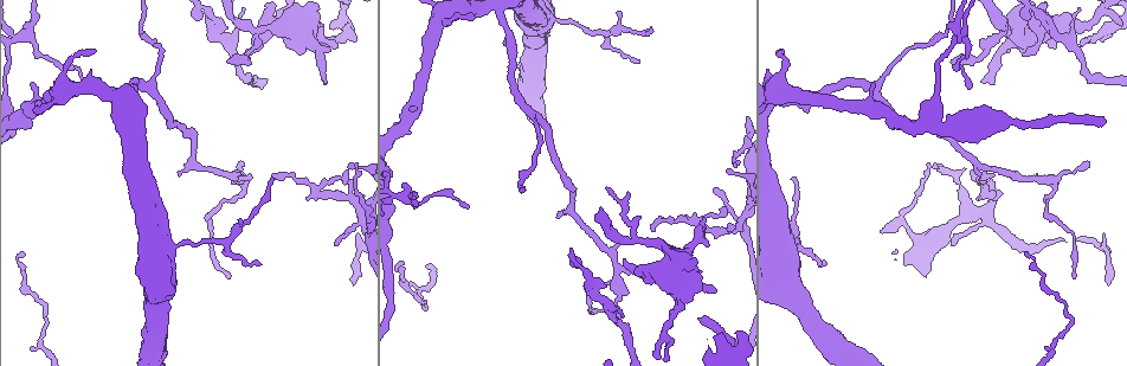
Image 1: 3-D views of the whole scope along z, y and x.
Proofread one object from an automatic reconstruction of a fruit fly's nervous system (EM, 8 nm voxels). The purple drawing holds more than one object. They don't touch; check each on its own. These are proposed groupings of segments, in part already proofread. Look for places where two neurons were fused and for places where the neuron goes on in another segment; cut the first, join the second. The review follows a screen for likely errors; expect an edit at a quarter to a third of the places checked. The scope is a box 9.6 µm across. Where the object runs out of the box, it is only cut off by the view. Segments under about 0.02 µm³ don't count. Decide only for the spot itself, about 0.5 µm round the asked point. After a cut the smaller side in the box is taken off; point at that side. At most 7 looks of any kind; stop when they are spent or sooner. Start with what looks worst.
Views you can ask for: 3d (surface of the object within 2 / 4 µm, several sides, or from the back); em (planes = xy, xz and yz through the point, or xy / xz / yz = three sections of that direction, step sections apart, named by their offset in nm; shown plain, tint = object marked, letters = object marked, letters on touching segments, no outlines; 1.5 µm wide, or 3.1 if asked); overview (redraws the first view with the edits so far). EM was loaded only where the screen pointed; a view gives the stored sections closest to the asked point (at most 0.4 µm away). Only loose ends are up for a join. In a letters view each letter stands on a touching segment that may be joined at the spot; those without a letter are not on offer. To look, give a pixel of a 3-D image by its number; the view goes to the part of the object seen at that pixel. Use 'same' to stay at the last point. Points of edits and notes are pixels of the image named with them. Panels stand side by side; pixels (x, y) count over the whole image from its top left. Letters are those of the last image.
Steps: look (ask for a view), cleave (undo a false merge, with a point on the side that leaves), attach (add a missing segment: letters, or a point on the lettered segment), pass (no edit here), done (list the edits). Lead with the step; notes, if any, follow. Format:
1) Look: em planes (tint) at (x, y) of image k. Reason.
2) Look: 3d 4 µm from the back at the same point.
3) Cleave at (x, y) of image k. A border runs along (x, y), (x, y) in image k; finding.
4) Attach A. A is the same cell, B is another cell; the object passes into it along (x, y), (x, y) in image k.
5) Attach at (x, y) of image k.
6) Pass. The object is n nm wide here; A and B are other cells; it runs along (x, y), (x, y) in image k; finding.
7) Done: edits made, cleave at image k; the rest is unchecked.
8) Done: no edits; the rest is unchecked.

Look: 3d 2 µm at (702, 219) of image 1. Free end.

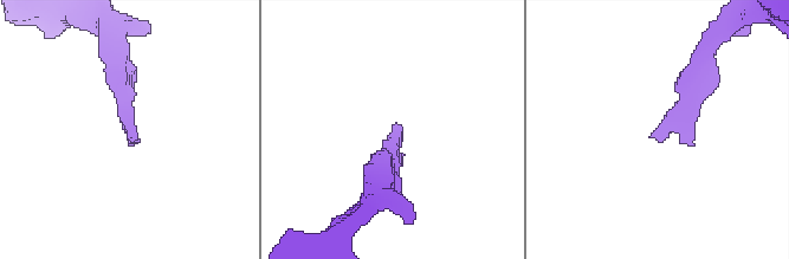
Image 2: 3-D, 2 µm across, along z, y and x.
Look: em planes (letters) at (660, 140) of image 2. Need the tissue.

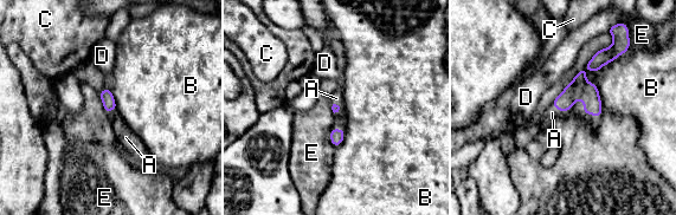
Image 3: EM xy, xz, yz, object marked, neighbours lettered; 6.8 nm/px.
Attach A. The longest contact is with B, 420 nm; A is the same cell, B, C, D and E are other cells; the neuron continues.

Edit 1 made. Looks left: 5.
Look: em yz step 4 (tint) at (934, 166) of image 1. Abrupt turn.

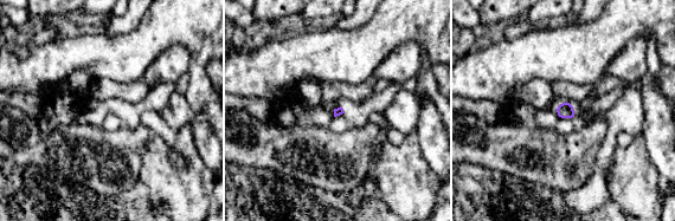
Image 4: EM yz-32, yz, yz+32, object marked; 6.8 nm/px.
Look: em planes (letters) at the same point. Cut it another way.

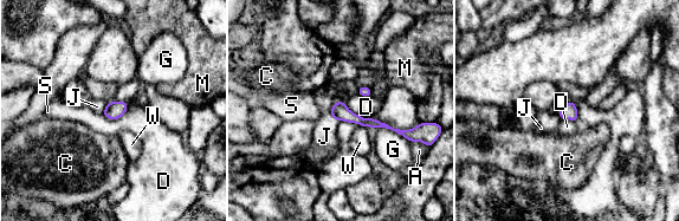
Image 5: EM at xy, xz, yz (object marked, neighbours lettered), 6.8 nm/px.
Pass. A, C, D, G, J, M, S and W are other cells; a border runs along (128, 102), (118, 118), (109, 119) in image 5; all the same neuron.

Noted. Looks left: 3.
Done: edits made, attach at image 3; the rest is unchecked.

